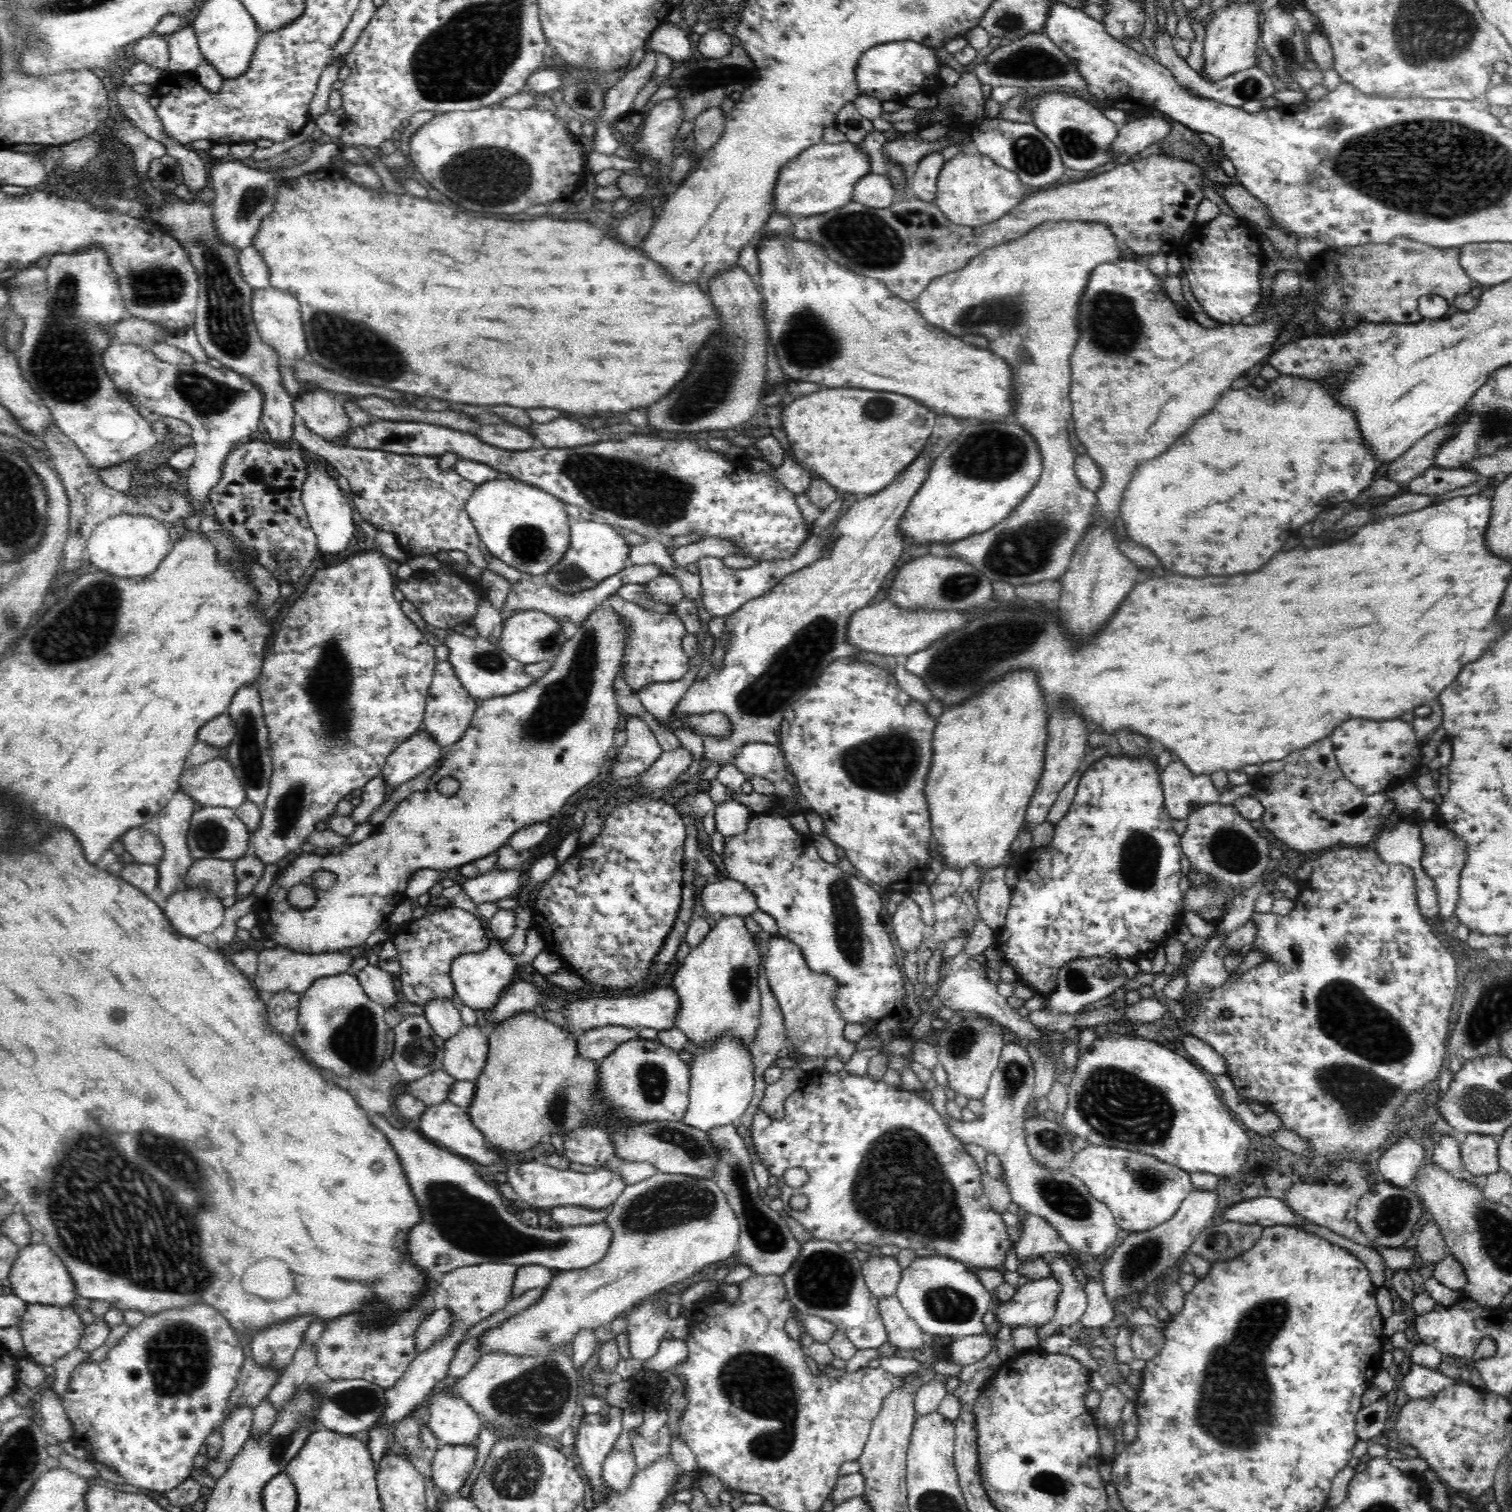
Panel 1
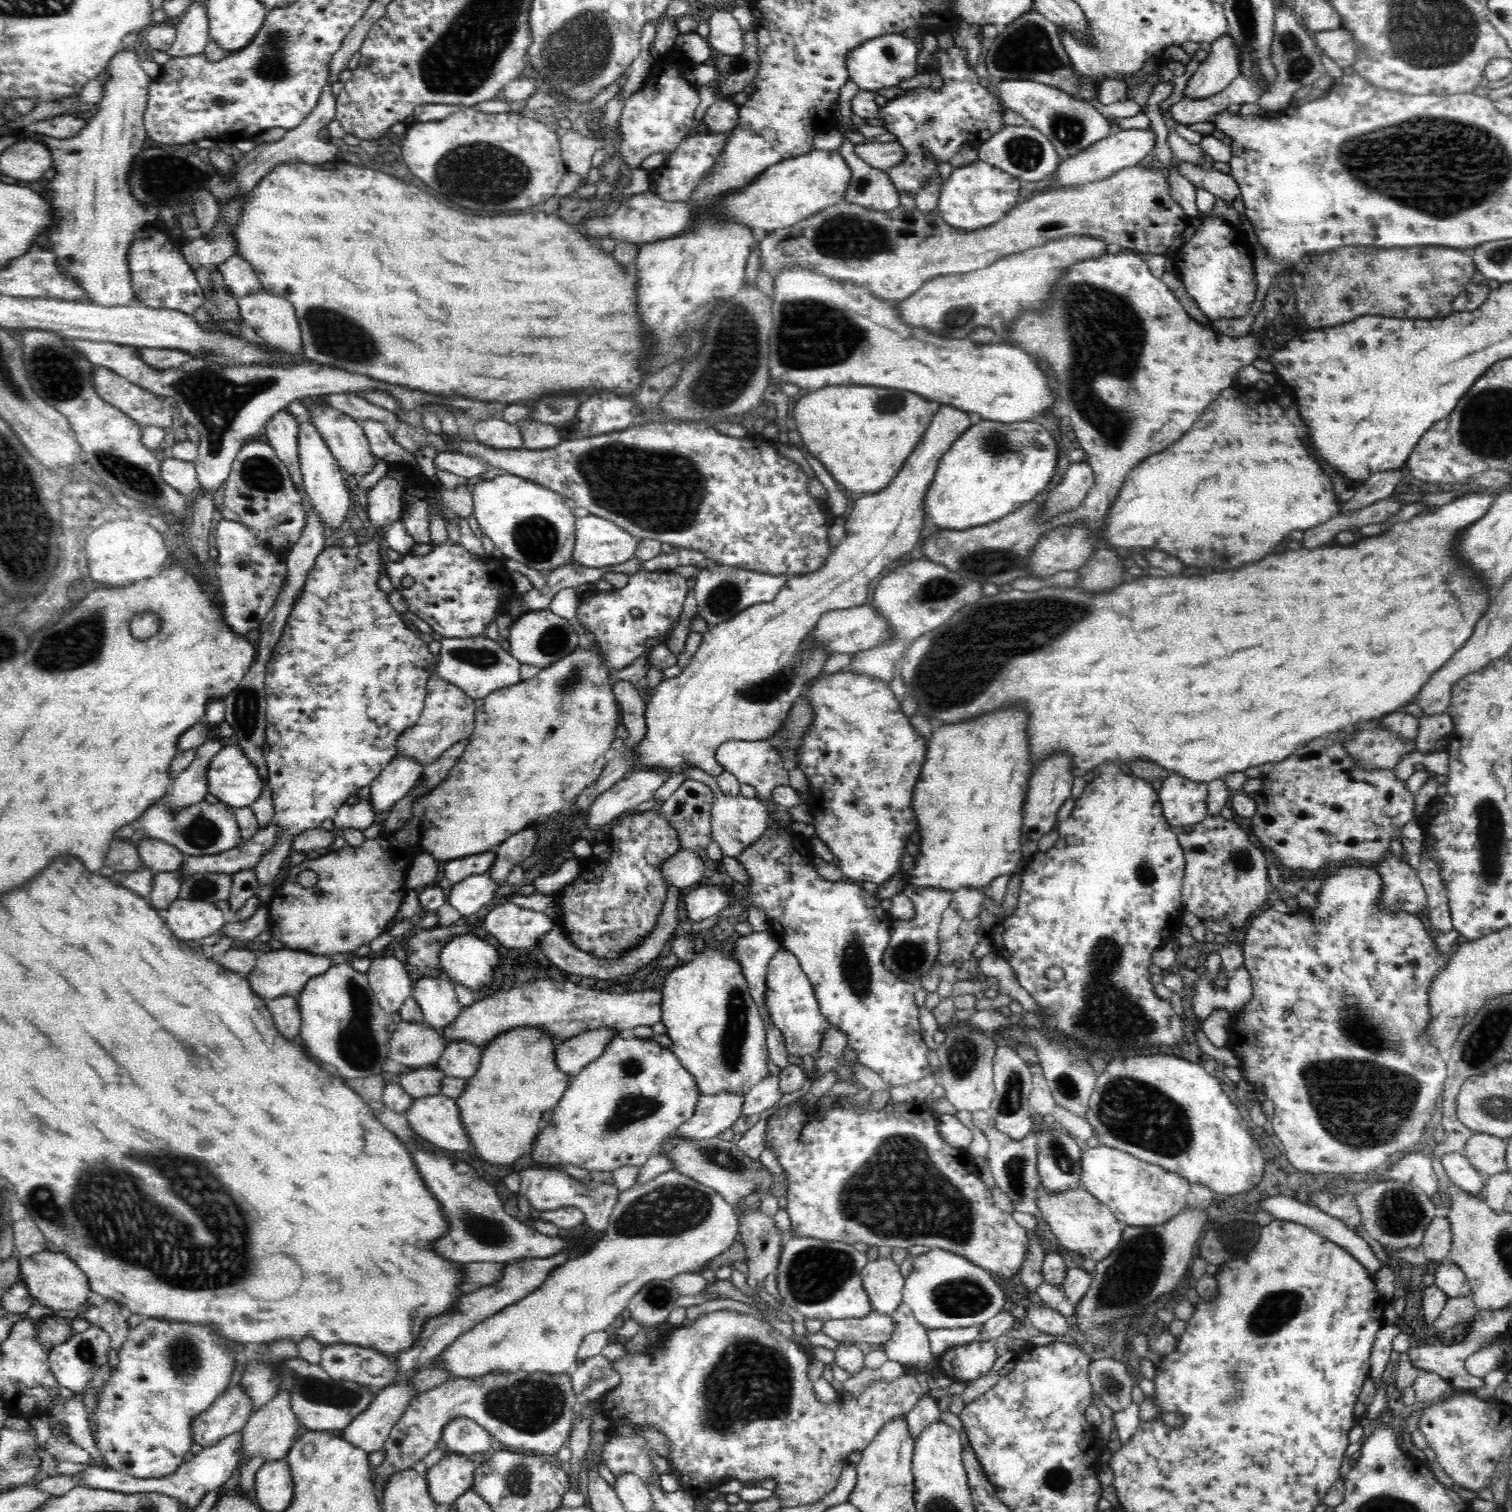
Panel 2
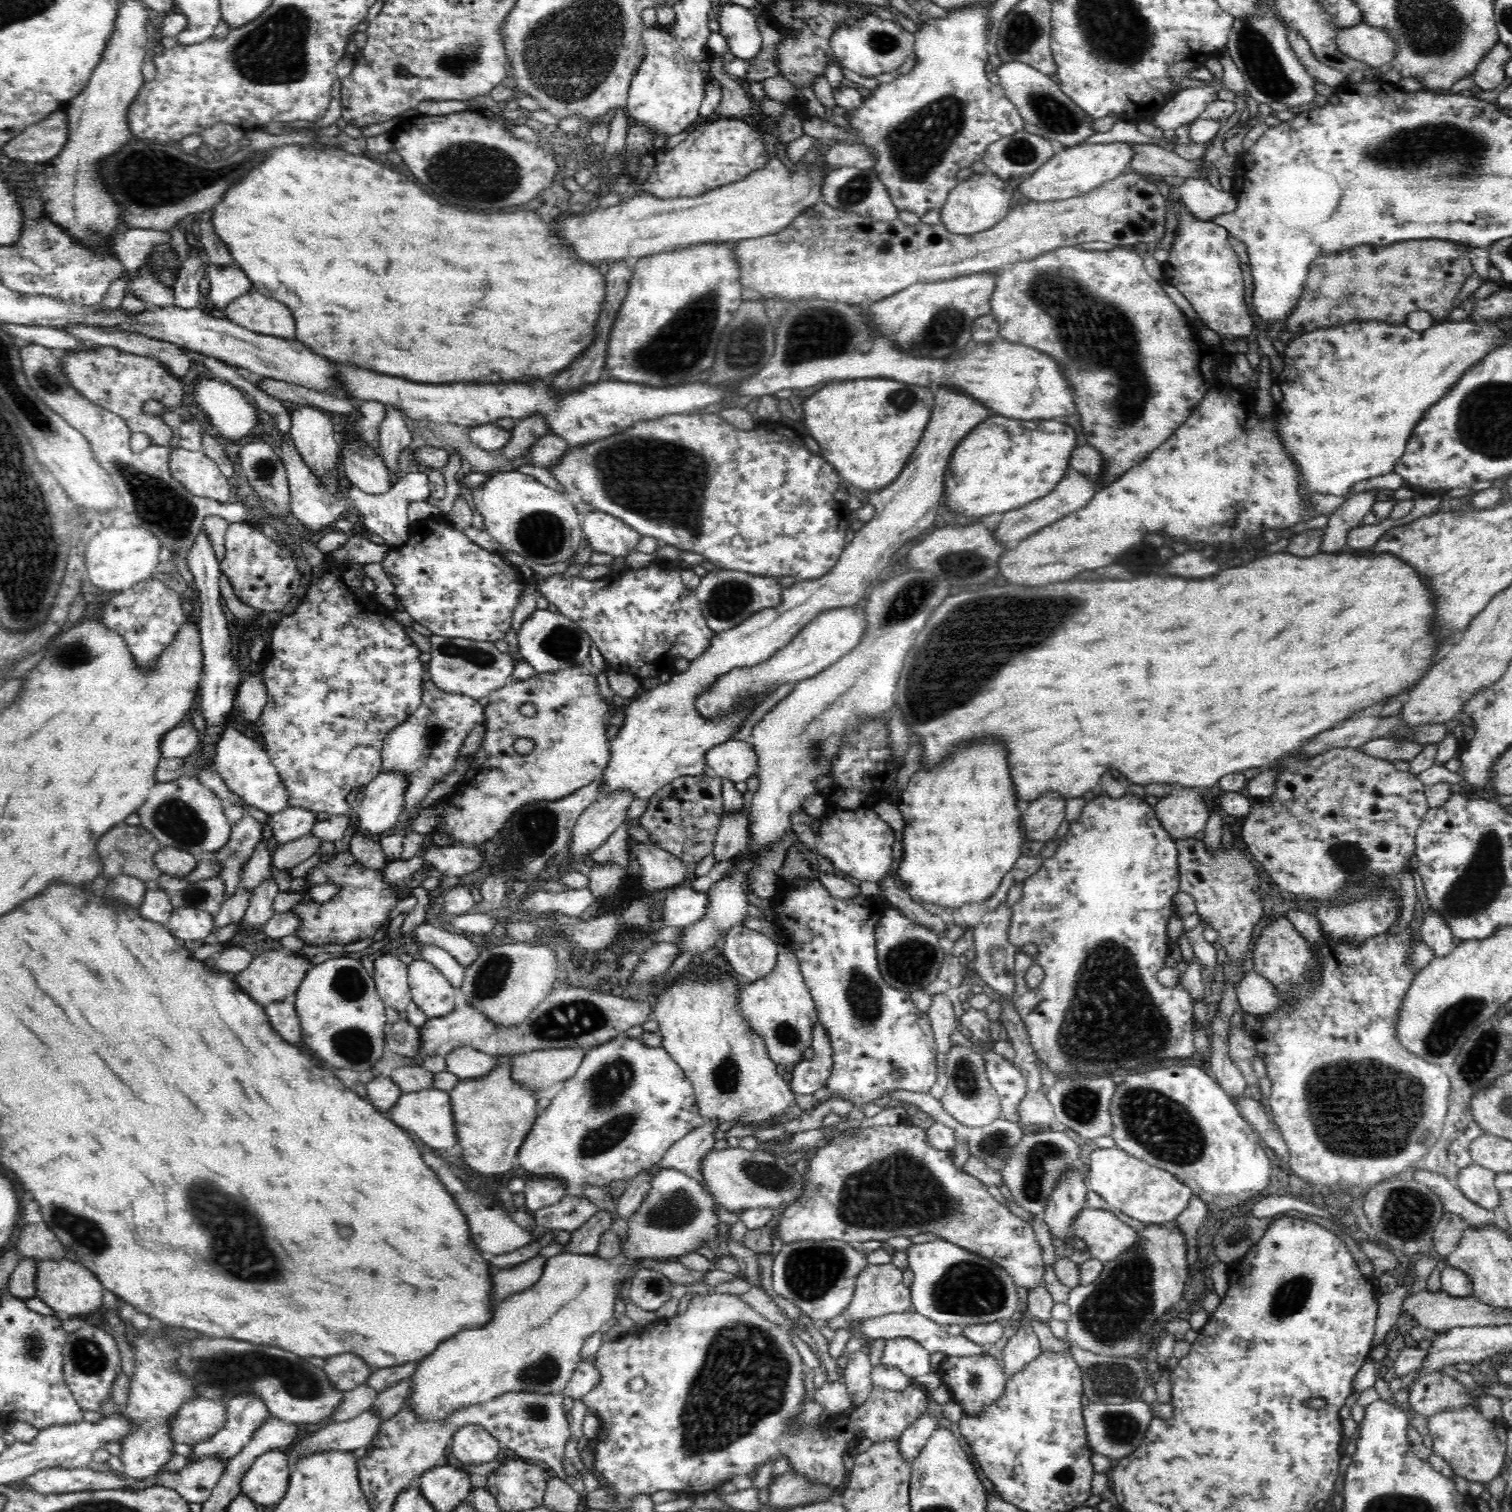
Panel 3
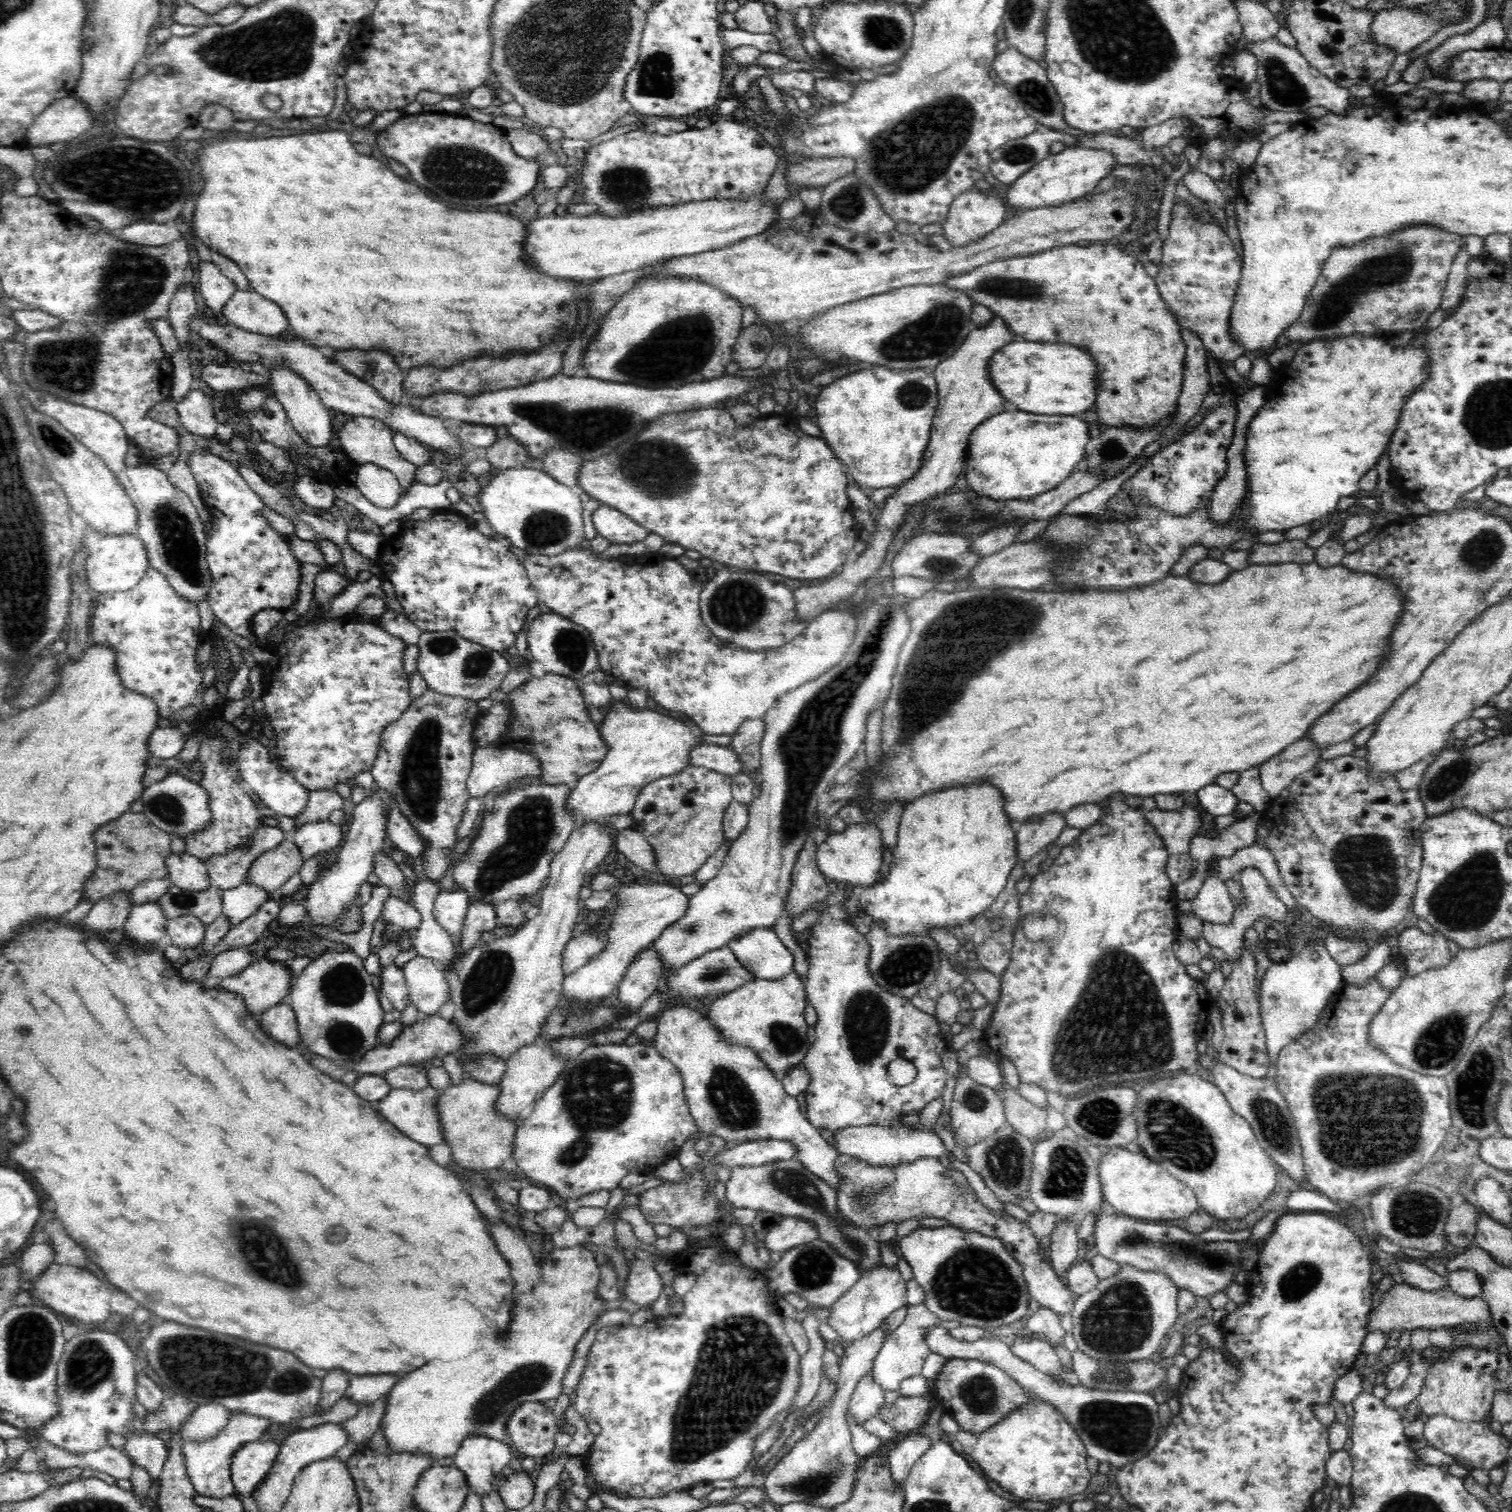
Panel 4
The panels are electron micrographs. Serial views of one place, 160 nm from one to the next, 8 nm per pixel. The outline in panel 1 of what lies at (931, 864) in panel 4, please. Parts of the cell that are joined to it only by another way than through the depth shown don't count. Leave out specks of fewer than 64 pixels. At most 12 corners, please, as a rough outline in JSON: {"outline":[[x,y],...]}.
{"outline":[[1008,672],[945,707],[924,795],[952,870],[1015,866],[1049,706]]}

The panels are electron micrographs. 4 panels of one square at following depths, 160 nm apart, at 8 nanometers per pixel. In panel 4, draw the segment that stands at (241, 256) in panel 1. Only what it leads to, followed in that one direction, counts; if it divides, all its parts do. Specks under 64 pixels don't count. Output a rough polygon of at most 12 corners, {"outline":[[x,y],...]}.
{"outline":[[201,261],[198,292],[222,312],[238,288],[212,261]]}

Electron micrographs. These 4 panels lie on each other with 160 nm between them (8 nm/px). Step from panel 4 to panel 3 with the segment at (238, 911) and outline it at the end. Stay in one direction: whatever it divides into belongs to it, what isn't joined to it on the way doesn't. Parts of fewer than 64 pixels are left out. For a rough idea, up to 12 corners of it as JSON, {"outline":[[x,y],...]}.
{"outline":[[263,824],[260,848],[244,865],[242,888],[253,892],[271,878],[271,855],[267,841],[272,828]]}

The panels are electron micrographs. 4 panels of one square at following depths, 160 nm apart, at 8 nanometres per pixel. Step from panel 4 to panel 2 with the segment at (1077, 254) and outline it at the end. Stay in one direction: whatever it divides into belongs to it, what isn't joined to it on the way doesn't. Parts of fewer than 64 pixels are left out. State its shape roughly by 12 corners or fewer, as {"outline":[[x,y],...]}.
{"outline":[[1136,253],[1074,263],[1007,335],[1051,366],[1094,484],[1076,589],[1127,474],[1190,430],[1261,337],[1188,317]]}

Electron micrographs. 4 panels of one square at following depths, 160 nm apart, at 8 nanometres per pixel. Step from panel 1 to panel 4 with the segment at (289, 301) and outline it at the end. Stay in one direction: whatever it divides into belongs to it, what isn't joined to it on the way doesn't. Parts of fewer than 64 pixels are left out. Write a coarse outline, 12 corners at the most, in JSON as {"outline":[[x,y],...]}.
{"outline":[[236,290],[222,313],[228,323],[264,336],[290,330],[280,306]]}

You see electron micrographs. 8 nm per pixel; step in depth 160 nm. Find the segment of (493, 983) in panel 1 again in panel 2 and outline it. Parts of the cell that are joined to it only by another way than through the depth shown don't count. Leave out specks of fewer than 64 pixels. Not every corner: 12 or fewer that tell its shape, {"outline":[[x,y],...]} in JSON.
{"outline":[[455,936],[442,972],[482,994],[506,954],[487,937]]}

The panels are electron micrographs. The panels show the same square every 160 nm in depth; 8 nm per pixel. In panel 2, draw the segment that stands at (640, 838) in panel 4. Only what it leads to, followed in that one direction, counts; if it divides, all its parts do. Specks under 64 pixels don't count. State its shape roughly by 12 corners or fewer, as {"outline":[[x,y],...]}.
{"outline":[[681,849],[659,868],[667,886],[700,882],[704,861]]}

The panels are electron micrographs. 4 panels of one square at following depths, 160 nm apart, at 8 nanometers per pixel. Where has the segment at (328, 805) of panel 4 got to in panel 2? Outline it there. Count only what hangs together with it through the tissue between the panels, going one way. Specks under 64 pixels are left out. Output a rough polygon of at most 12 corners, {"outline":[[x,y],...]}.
{"outline":[[271,823],[252,839],[213,855],[187,855],[185,881],[196,872],[233,875],[255,868],[280,838]]}

